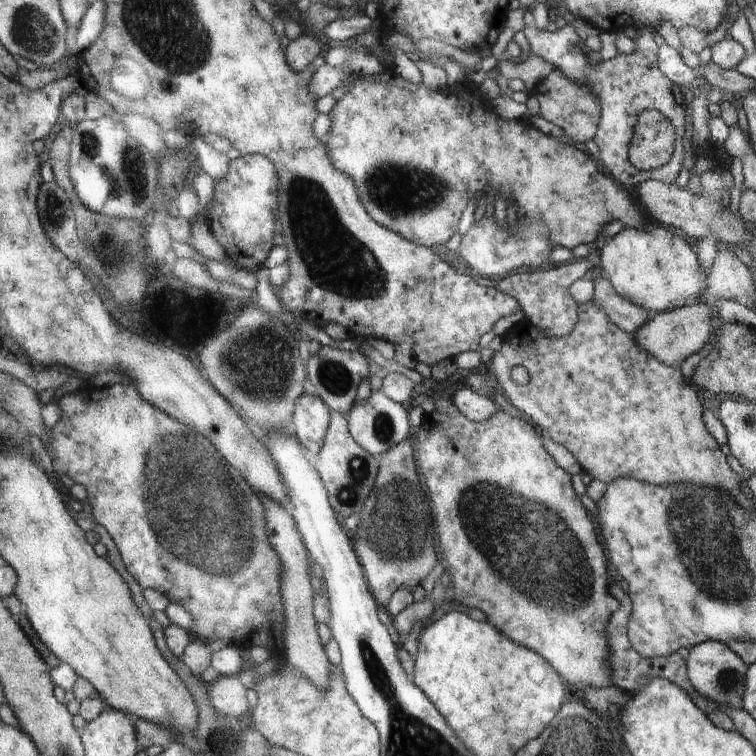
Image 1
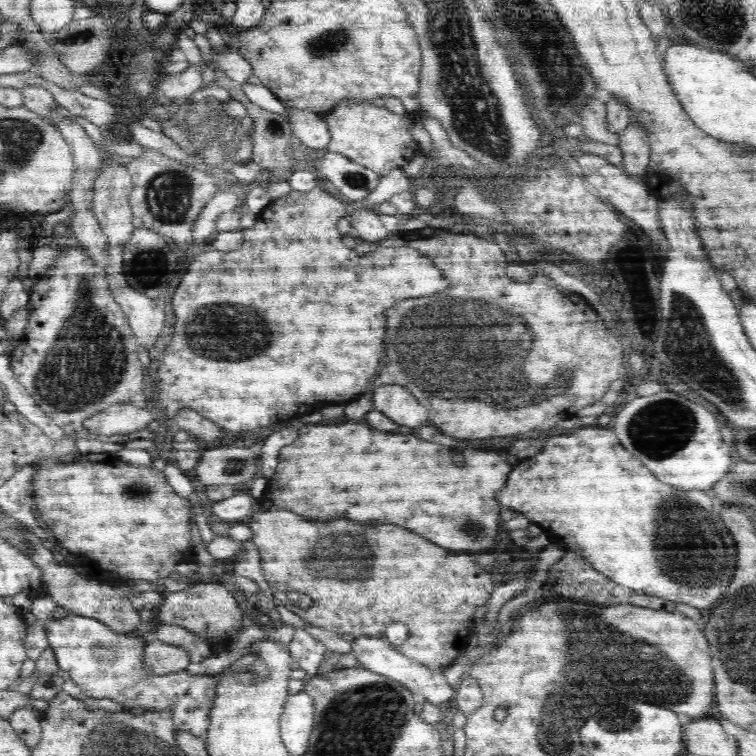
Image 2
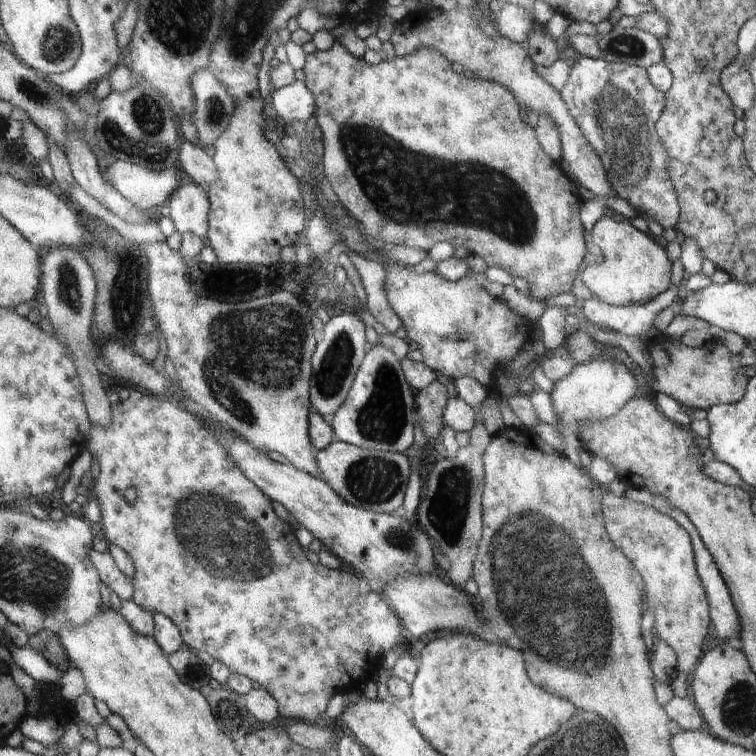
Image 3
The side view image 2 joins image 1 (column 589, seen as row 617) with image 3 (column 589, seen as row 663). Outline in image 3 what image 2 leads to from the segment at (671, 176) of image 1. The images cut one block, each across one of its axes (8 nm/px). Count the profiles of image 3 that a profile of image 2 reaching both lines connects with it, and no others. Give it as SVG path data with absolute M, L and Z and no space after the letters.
M583 56L572 66L570 78L559 91L559 96L578 129L600 158L615 197L626 200L640 216L651 217L664 229L676 228L681 207L678 206L679 196L676 196L671 178L670 165L673 163L662 139L657 138L655 132L655 123L666 109L667 95L652 84L650 72L637 65L612 63Z

